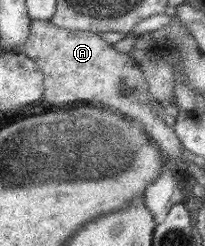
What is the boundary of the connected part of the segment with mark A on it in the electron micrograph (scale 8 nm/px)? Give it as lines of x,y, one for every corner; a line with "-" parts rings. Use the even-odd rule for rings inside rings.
31,21
31,35
16,53
31,59
43,73
44,91
41,101
52,105
88,101
90,105
111,107
120,114
136,120
152,139
159,143
160,150
169,158
182,159
183,150
175,131
152,110
149,104
149,83
129,52
119,52
98,32
77,31
59,28
50,21

